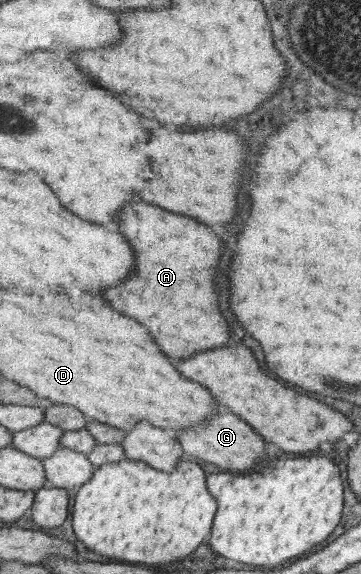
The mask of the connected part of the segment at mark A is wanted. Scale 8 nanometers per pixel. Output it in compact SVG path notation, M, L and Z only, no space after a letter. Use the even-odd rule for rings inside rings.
M147 202L125 206L119 212L119 226L131 246L135 246L139 262L127 282L103 290L111 306L143 322L171 358L187 358L199 350L225 346L229 342L229 324L215 286L223 240L205 224Z

